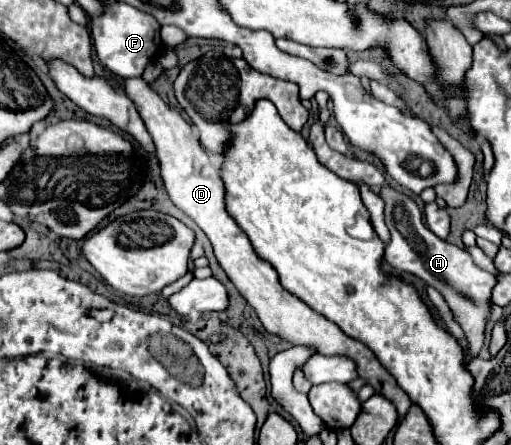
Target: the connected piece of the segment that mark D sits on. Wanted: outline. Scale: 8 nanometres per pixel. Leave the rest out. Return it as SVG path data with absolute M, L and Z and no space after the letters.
M141 77L137 79L123 79L123 91L133 99L155 147L157 147L157 159L161 163L161 177L165 183L165 189L169 193L169 199L185 213L189 215L209 237L215 257L223 271L227 273L229 281L237 287L237 291L243 295L243 299L255 309L259 321L263 327L279 335L281 339L289 341L291 345L303 345L313 349L315 353L321 355L345 355L357 363L357 375L367 381L375 389L375 393L387 397L399 413L399 421L407 415L411 407L409 395L395 383L393 375L385 371L385 367L377 361L373 351L365 347L363 343L347 337L335 323L329 323L325 317L309 309L301 299L297 299L293 293L285 291L279 283L279 275L275 267L269 265L269 261L261 259L257 251L253 249L249 237L237 221L227 213L225 207L225 183L221 179L221 171L215 169L211 163L209 153L201 147L197 135L193 133L191 125L177 113L173 111Z

